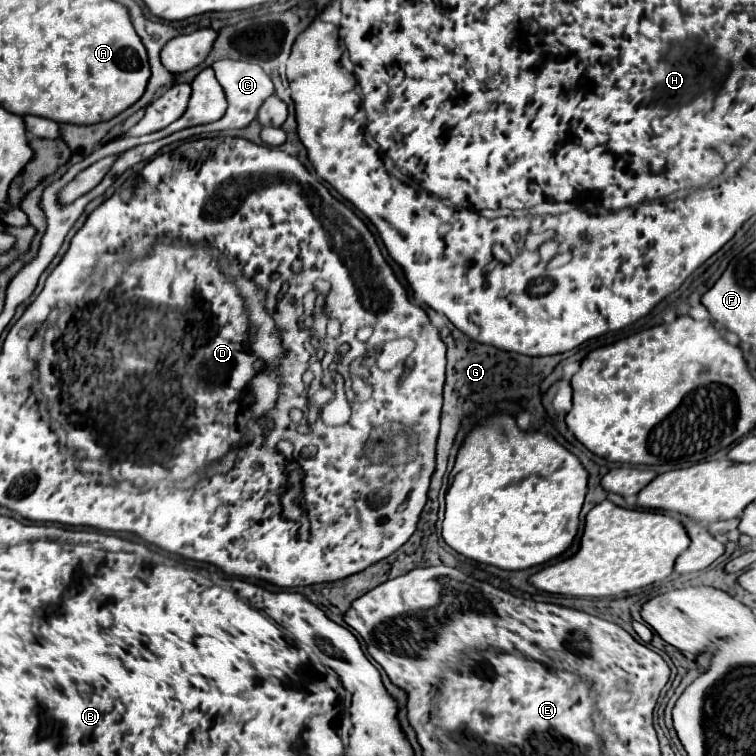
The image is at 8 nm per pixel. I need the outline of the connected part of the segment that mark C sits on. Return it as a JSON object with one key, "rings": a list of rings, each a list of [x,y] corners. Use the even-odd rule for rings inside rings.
{"rings":[[[221,59],[215,63],[215,75],[217,81],[221,83],[225,95],[227,95],[227,113],[223,119],[215,121],[215,131],[225,131],[225,129],[243,129],[247,127],[255,117],[263,101],[271,95],[275,95],[275,87],[271,77],[255,63],[251,61],[233,61],[233,59]]]}

